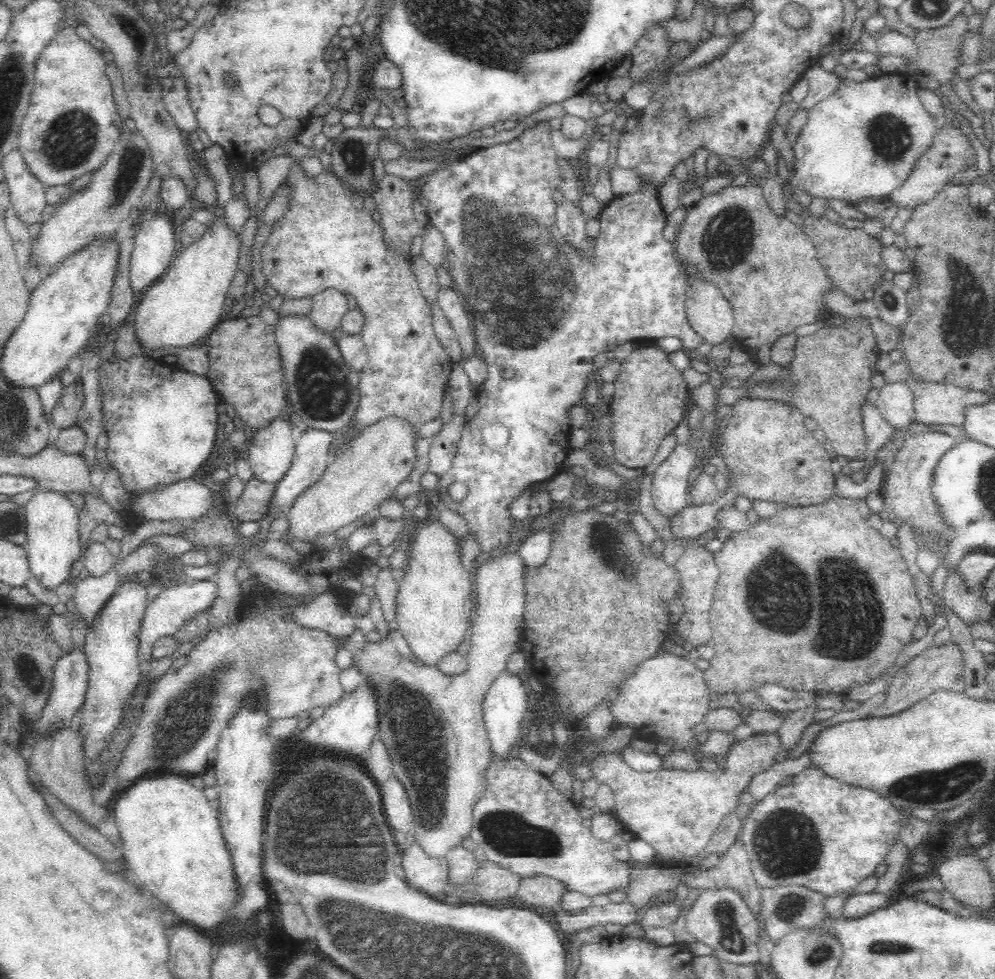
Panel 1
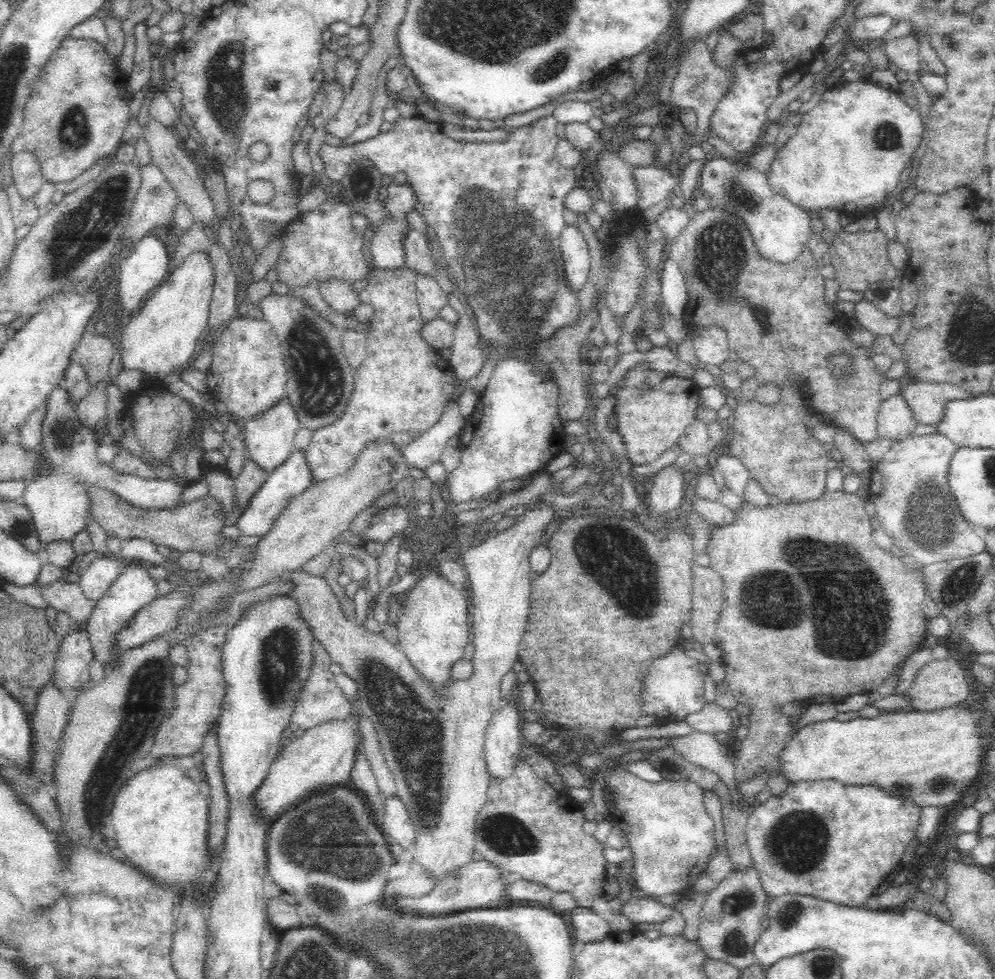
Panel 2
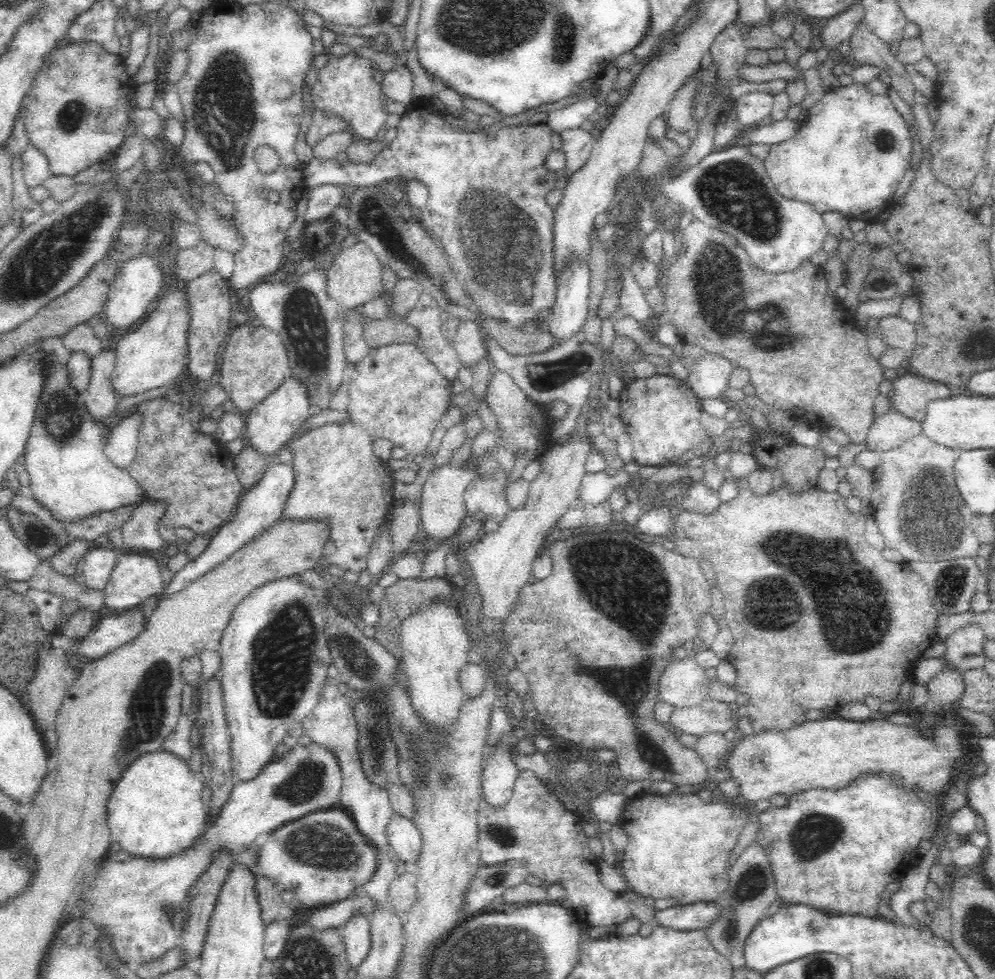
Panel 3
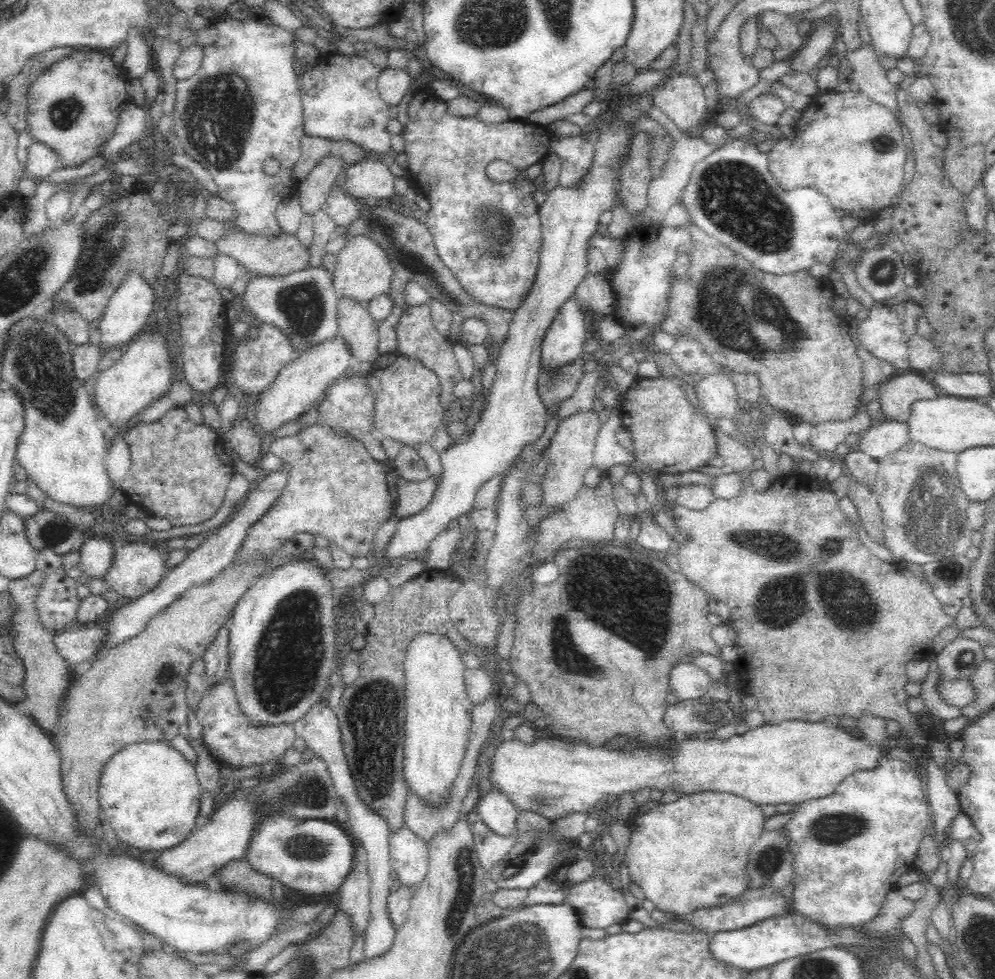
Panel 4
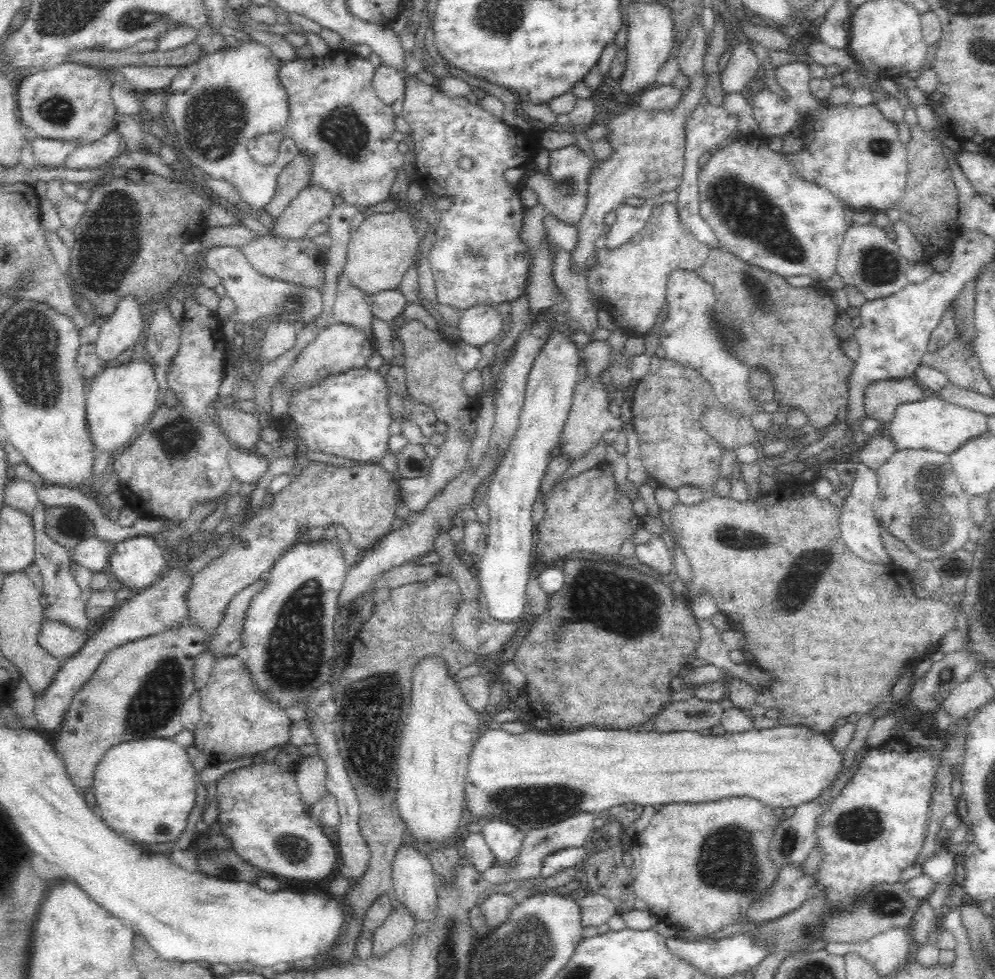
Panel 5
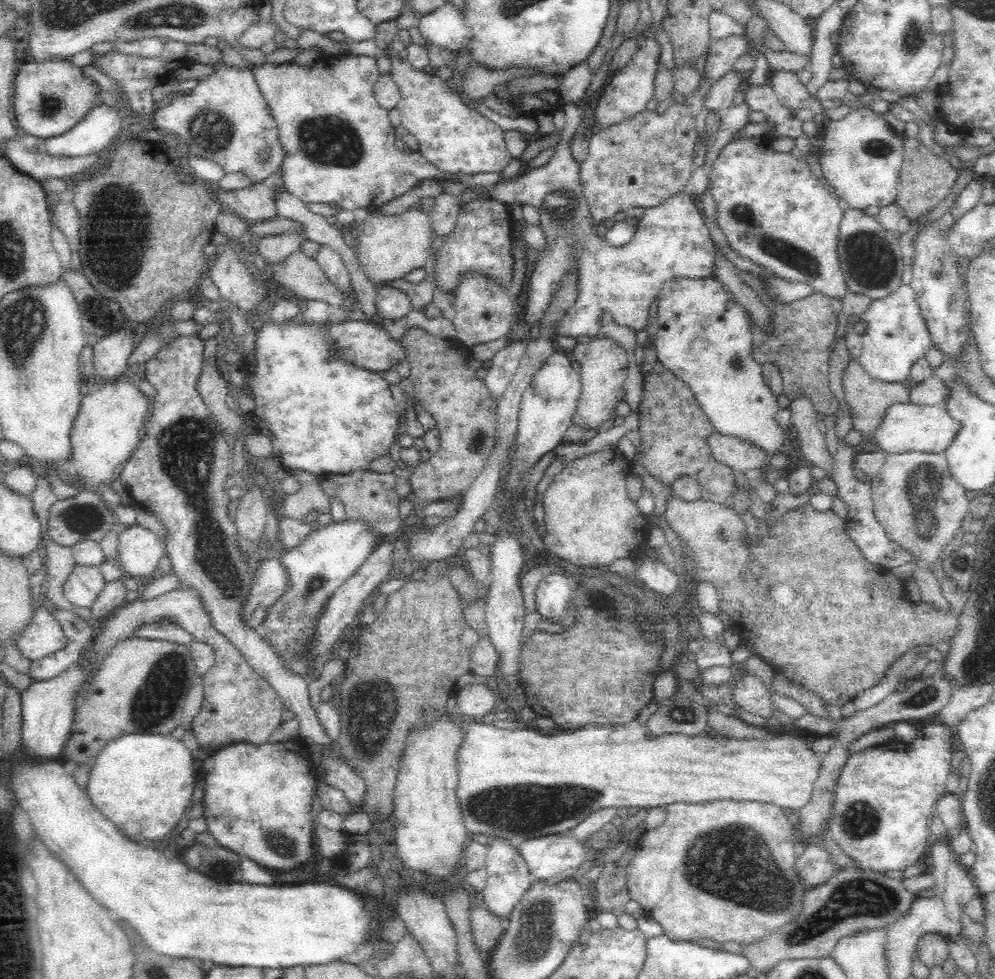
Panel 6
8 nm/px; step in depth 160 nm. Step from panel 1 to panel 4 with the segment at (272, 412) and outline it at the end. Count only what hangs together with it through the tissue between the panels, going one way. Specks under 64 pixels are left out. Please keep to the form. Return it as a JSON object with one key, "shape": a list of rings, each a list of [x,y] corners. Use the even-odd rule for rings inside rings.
{"shape":[[[259,324],[254,334],[246,335],[233,343],[231,367],[228,375],[231,384],[244,396],[258,396],[278,378],[280,370],[295,357],[291,342],[280,329],[269,324]]]}

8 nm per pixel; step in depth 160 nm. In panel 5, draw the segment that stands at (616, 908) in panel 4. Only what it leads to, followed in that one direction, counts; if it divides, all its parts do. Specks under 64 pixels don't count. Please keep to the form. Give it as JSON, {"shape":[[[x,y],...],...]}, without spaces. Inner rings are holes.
{"shape":[[[589,889],[584,894],[577,895],[578,899],[575,903],[581,910],[581,925],[600,926],[600,924],[608,923],[616,914],[620,915],[616,905],[606,898],[606,896]]]}

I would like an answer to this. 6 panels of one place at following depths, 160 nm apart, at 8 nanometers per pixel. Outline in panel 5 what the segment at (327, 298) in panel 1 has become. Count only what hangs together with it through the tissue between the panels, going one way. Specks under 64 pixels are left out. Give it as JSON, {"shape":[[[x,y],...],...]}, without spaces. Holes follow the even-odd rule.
{"shape":[[[403,203],[399,209],[389,213],[374,213],[368,215],[361,225],[351,232],[351,238],[347,245],[347,261],[343,268],[343,276],[349,280],[349,284],[360,289],[367,299],[373,294],[383,290],[398,289],[404,273],[412,266],[413,257],[419,249],[418,237],[413,229],[414,217],[407,213]]]}

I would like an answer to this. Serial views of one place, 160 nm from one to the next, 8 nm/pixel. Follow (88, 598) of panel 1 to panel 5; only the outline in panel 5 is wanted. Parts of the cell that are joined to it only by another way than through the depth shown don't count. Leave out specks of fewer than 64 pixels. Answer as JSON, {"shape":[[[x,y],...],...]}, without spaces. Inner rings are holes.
{"shape":[[[84,535],[81,540],[72,548],[71,559],[78,564],[85,566],[93,573],[107,570],[111,545],[92,535]]]}

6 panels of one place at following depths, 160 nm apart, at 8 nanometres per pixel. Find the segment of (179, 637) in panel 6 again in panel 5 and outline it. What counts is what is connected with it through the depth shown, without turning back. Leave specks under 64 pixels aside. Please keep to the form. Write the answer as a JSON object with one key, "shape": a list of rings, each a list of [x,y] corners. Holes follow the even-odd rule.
{"shape":[[[179,563],[176,568],[172,566],[172,570],[167,570],[162,578],[156,580],[156,583],[148,586],[135,596],[131,596],[122,606],[119,606],[116,612],[112,614],[112,618],[108,618],[100,626],[100,630],[86,640],[84,649],[62,664],[56,678],[52,680],[52,686],[48,688],[48,692],[44,692],[38,698],[34,696],[36,730],[52,738],[53,734],[60,728],[62,720],[64,720],[65,710],[74,693],[89,679],[96,667],[108,655],[108,652],[133,640],[170,630],[174,626],[180,626],[189,613],[188,594],[194,587],[196,574],[196,572],[190,572],[186,568],[186,564]]]}

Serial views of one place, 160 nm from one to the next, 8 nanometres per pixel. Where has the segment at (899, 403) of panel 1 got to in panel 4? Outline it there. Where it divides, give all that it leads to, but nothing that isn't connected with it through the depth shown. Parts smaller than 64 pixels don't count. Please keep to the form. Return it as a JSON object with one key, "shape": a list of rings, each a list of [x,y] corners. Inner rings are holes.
{"shape":[[[885,418],[873,423],[861,433],[857,449],[879,460],[896,452],[908,441],[908,423]]]}

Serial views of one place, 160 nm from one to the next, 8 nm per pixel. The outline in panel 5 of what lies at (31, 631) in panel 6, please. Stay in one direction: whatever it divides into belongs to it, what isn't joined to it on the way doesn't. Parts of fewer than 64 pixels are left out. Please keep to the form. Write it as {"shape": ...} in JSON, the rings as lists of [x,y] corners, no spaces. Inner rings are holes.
{"shape":[[[45,618],[43,632],[38,636],[40,645],[53,656],[72,658],[84,649],[90,634],[63,623],[48,621]]]}

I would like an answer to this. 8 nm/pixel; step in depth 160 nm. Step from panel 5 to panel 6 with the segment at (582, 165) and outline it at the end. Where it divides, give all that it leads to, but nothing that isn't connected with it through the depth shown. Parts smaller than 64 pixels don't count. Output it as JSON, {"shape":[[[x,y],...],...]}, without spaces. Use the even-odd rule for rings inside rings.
{"shape":[[[564,103],[564,113],[566,125],[560,135],[560,140],[555,144],[555,153],[547,164],[540,168],[520,173],[502,184],[494,186],[477,186],[476,184],[465,184],[465,182],[442,182],[442,190],[446,194],[454,197],[461,194],[474,194],[478,192],[480,196],[490,196],[491,199],[505,202],[508,204],[528,204],[536,207],[540,211],[540,229],[549,243],[546,253],[536,256],[534,272],[527,280],[527,304],[524,320],[528,328],[539,325],[542,313],[548,304],[550,295],[562,275],[569,269],[569,266],[580,260],[580,294],[578,300],[568,308],[566,316],[558,324],[558,333],[561,336],[588,336],[590,338],[599,336],[598,319],[602,311],[610,311],[614,315],[616,322],[622,326],[628,326],[634,331],[645,331],[648,324],[648,310],[650,304],[656,300],[660,294],[664,282],[674,277],[707,278],[711,277],[714,271],[714,262],[717,260],[715,242],[711,238],[709,228],[703,223],[703,218],[696,208],[694,198],[682,192],[678,192],[668,197],[663,203],[656,206],[645,208],[644,216],[640,220],[640,228],[634,239],[625,246],[612,247],[606,240],[600,239],[596,235],[596,228],[591,226],[590,213],[588,212],[587,202],[583,195],[581,184],[581,163],[573,157],[574,134],[582,122],[582,111],[576,103]]]}

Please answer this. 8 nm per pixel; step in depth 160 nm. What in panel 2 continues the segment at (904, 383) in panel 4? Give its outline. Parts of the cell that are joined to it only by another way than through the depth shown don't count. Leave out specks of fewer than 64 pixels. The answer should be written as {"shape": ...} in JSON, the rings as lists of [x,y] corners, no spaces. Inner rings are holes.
{"shape":[[[916,380],[904,386],[902,394],[906,397],[917,422],[927,425],[938,425],[942,421],[946,404],[951,400],[970,400],[976,397],[964,388],[950,383],[929,383]]]}

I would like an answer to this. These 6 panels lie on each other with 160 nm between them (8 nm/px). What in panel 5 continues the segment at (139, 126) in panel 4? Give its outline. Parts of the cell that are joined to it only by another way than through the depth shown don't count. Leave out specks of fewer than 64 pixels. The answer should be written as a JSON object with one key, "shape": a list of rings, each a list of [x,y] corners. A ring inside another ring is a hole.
{"shape":[[[114,129],[100,141],[72,150],[62,168],[72,170],[98,169],[110,164],[123,151],[125,151],[123,135]]]}

